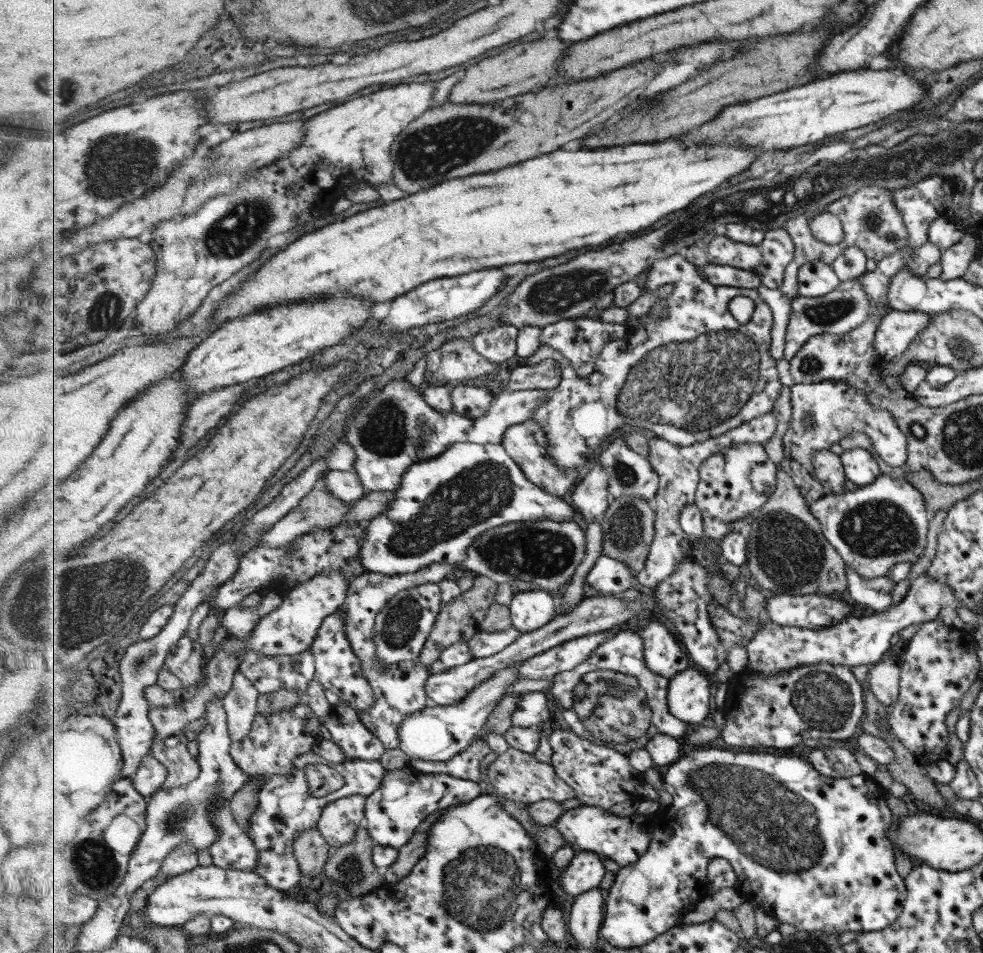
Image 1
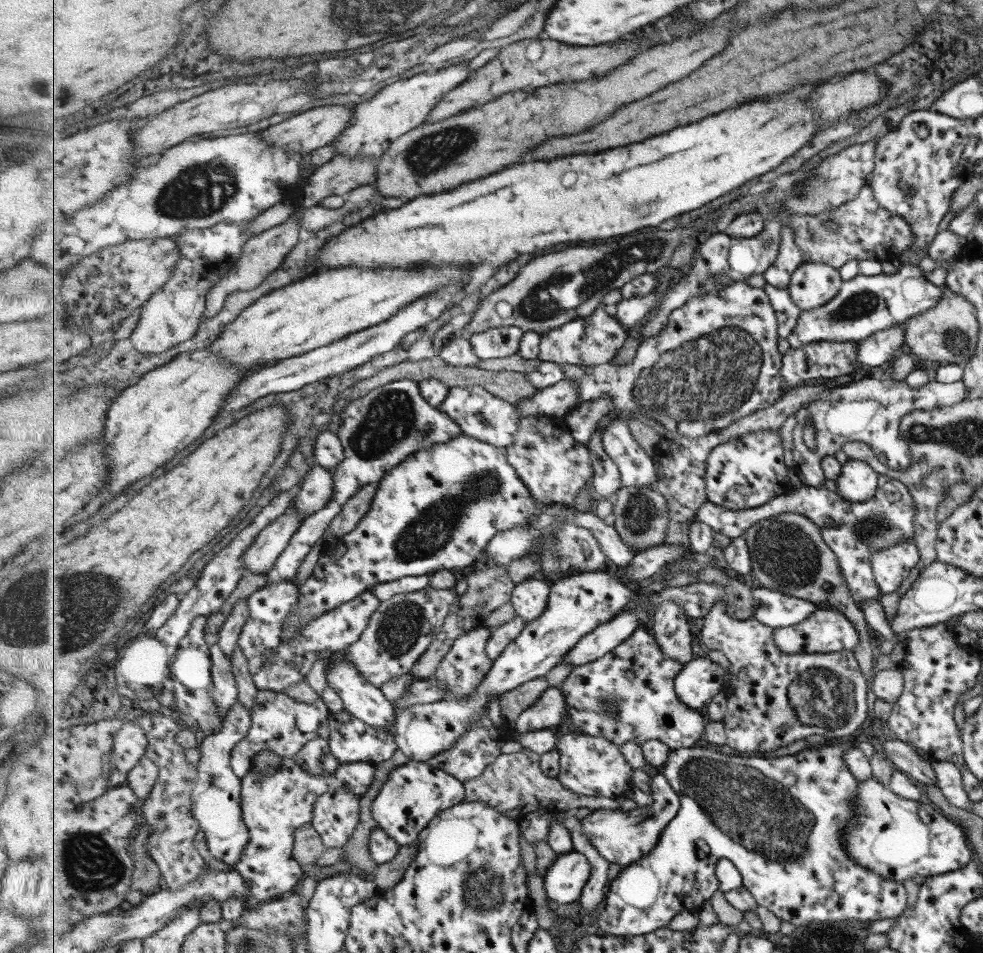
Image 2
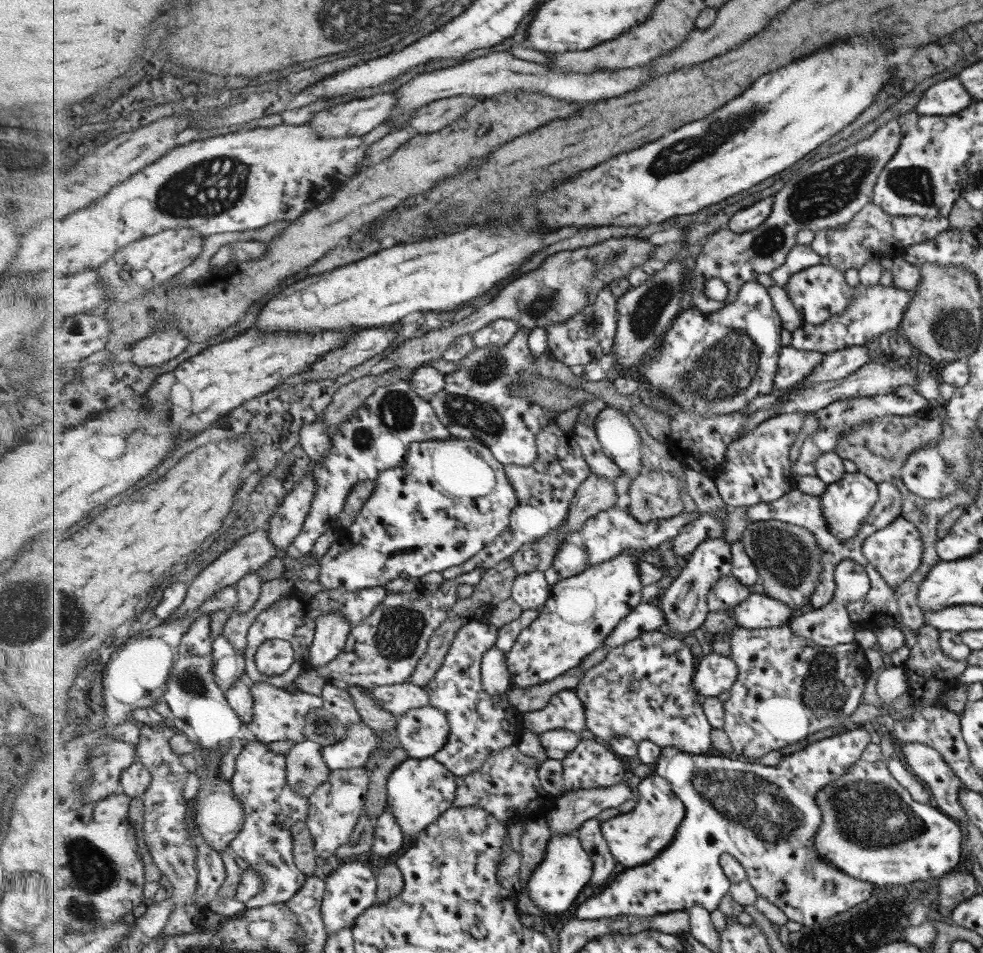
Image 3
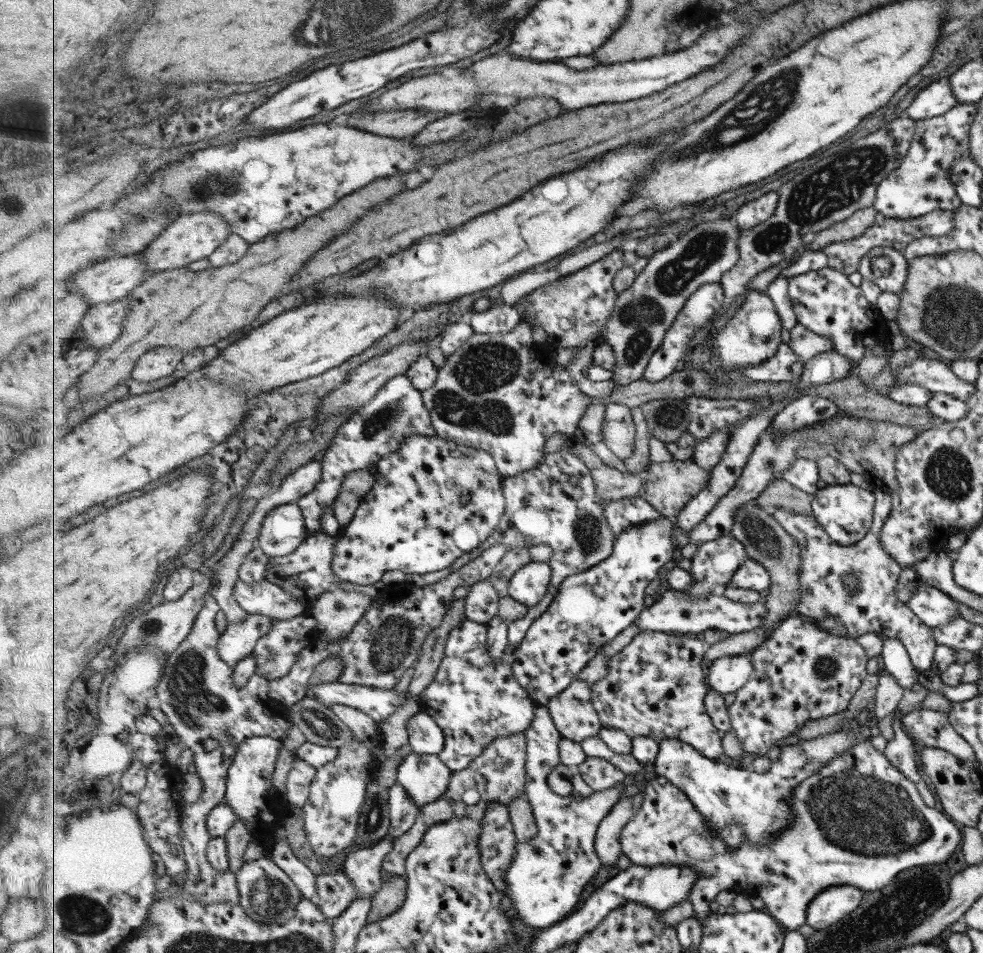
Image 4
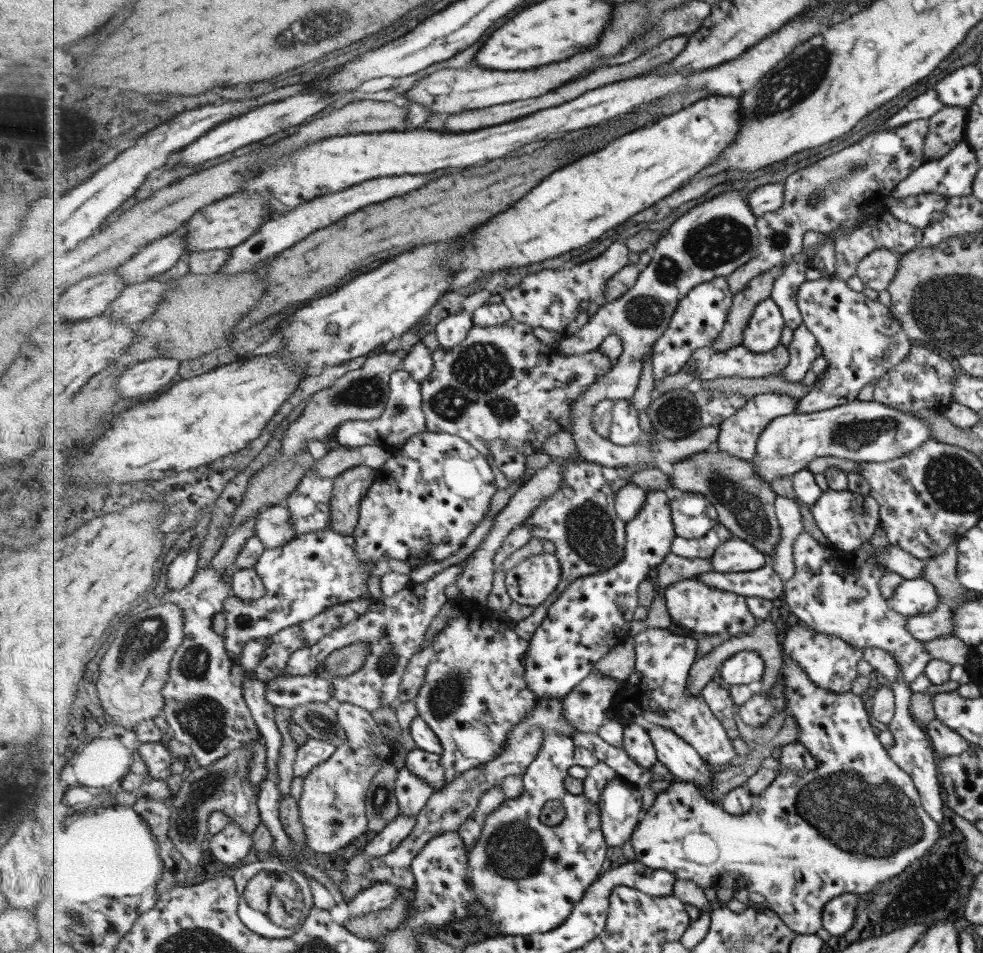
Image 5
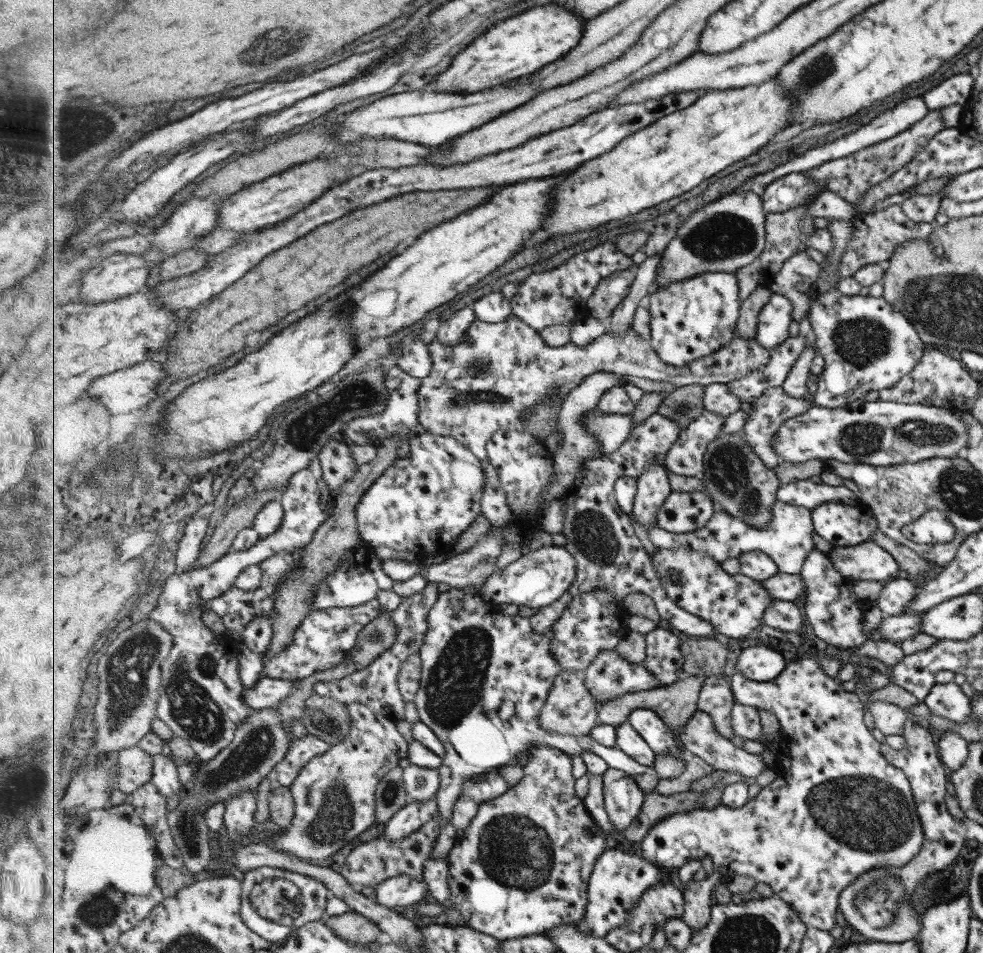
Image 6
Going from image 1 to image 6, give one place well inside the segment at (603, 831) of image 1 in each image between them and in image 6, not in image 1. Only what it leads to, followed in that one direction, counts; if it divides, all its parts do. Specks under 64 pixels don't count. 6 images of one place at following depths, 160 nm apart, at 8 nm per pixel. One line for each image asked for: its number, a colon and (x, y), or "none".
2: (621, 837)
3: (635, 838)
4: (857, 821)
5: (855, 820)
6: (837, 809)

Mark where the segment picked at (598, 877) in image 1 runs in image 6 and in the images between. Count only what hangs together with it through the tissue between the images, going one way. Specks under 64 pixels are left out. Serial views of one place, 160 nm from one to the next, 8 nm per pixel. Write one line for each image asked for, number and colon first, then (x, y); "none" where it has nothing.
2: (566, 879)
3: (567, 868)
4: (548, 875)
5: (529, 876)
6: (523, 867)

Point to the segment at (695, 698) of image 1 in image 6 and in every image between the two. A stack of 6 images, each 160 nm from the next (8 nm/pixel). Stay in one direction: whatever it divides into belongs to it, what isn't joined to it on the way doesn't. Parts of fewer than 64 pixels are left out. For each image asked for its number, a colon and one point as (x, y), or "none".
2: (701, 679)
3: (716, 673)
4: (728, 674)
5: (745, 668)
6: (760, 663)

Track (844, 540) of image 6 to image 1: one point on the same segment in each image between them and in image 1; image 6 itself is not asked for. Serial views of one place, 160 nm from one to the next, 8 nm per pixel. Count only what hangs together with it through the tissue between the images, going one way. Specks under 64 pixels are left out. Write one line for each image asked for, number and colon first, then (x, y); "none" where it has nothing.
1: (859, 467)
2: (857, 481)
3: (846, 504)
4: (845, 512)
5: (847, 520)

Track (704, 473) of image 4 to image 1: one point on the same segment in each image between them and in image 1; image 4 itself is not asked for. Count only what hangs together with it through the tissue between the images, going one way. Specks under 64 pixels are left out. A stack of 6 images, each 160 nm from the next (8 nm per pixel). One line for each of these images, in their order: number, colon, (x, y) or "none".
1: (628, 527)
2: (642, 515)
3: (655, 495)

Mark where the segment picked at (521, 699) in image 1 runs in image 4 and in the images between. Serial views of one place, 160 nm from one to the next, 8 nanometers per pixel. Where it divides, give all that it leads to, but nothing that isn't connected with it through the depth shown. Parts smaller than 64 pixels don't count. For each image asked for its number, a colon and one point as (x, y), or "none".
2: (551, 709)
3: (565, 710)
4: (573, 713)

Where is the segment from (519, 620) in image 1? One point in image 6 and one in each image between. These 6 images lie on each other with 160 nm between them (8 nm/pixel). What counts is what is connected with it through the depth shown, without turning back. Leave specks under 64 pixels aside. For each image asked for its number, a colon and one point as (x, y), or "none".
2: (530, 598)
3: (532, 590)
4: (531, 583)
5: (534, 580)
6: (537, 579)

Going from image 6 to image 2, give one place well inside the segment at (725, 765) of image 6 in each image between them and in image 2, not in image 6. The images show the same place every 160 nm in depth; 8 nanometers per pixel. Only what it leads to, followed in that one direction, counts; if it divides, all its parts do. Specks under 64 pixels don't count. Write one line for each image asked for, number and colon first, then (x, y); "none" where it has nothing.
2: (629, 695)
3: (644, 690)
4: (655, 687)
5: (655, 694)

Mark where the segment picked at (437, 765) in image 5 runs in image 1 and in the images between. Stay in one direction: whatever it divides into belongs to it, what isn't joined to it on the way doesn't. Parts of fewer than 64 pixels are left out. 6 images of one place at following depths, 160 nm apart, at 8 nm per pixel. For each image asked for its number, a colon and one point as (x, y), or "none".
1: (406, 798)
2: (416, 793)
3: (419, 790)
4: (425, 777)

